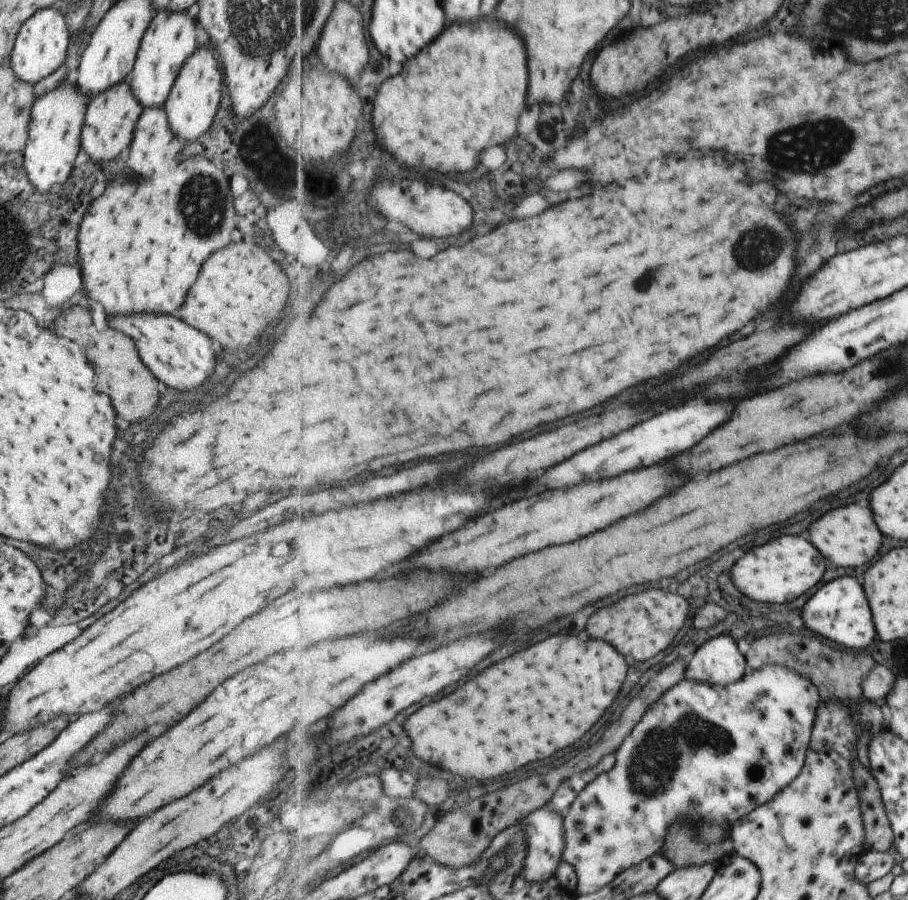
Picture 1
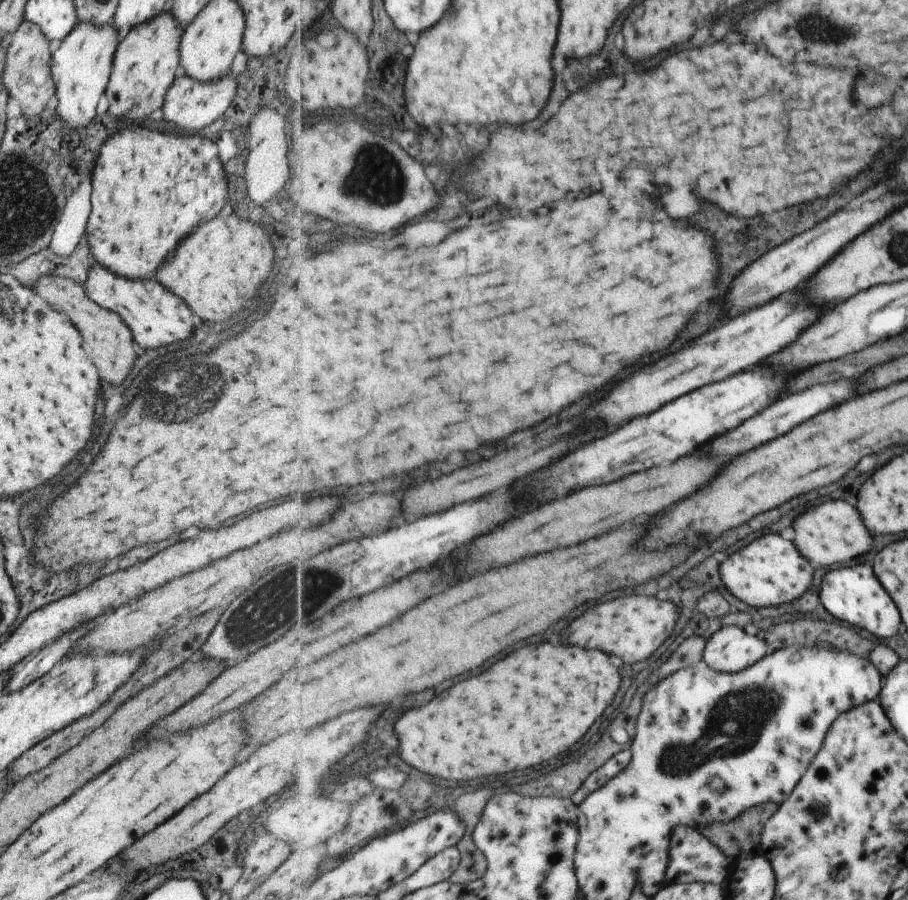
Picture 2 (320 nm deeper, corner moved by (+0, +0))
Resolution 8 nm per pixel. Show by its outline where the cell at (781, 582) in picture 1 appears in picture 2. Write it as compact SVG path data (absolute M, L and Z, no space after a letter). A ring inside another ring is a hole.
M765 534L741 554L729 556L723 562L722 579L735 598L763 609L801 598L813 586L813 574L815 568L811 566L811 561L799 552L794 542L781 538L779 534Z

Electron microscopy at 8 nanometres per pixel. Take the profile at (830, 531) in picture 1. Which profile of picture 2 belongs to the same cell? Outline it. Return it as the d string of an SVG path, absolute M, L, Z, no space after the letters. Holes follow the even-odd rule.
M829 500L809 512L805 512L803 516L797 518L797 522L793 524L797 538L795 544L799 552L811 562L820 564L821 566L835 566L835 564L847 564L867 552L873 550L873 536L867 530L859 510L843 500Z

